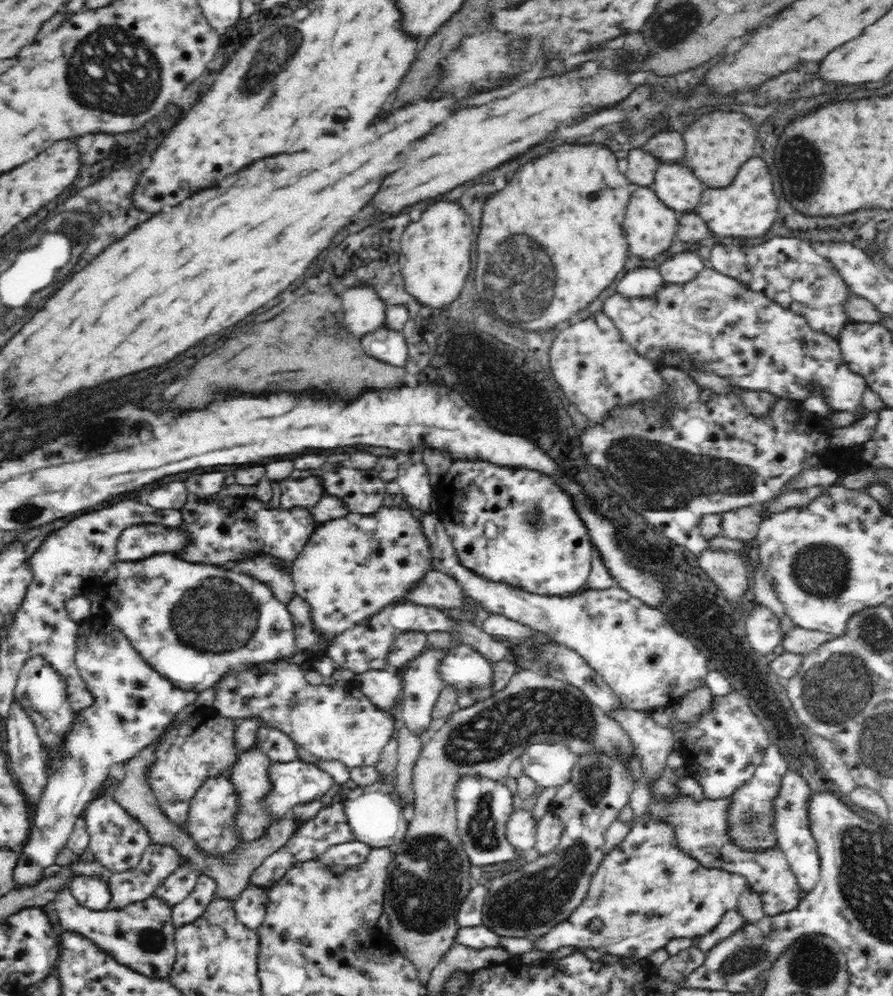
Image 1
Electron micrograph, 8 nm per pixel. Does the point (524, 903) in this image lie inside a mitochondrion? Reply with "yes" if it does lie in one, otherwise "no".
yes

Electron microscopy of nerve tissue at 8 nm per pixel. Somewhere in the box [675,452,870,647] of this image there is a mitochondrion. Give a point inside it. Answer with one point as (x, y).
(823, 570)

